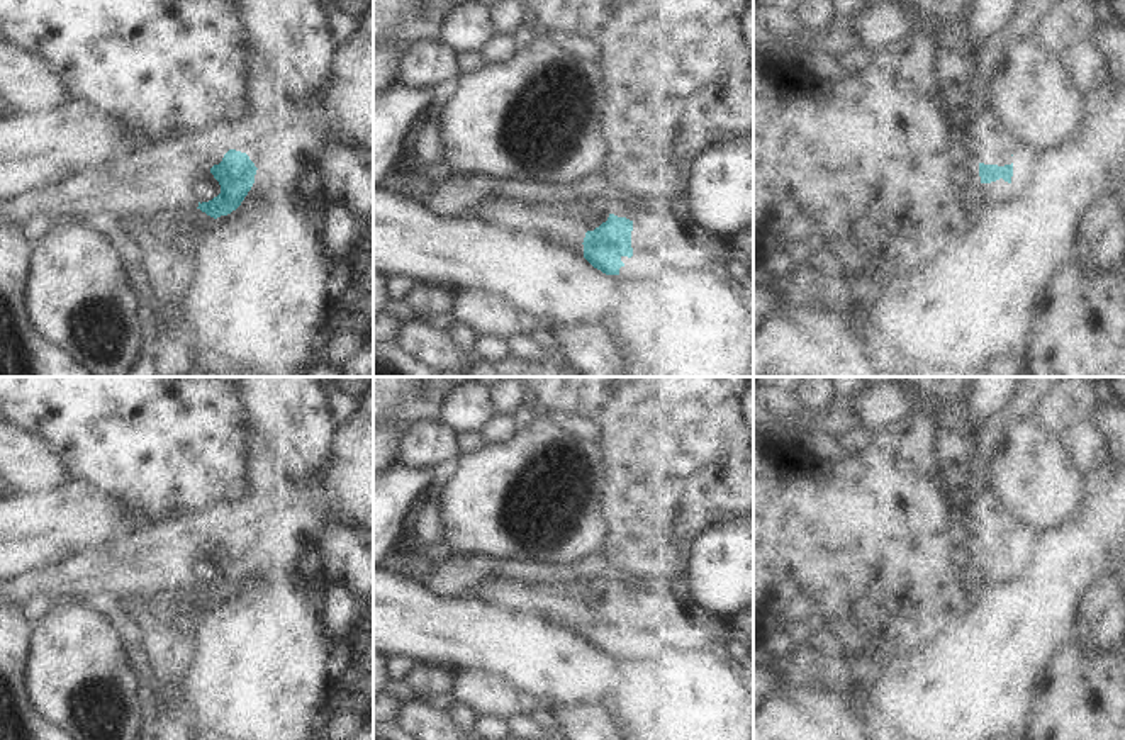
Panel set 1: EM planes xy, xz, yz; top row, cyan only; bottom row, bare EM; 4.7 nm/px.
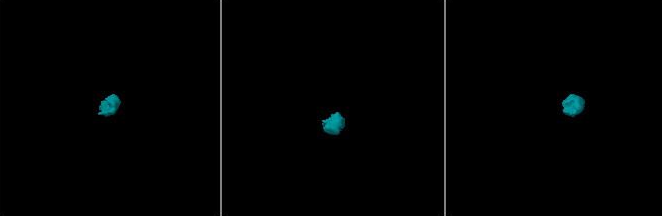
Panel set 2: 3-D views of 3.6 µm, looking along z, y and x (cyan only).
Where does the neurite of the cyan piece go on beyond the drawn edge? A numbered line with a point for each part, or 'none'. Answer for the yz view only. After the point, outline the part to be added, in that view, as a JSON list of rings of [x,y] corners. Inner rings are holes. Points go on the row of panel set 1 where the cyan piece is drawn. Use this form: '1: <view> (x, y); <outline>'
1: yz (990, 148); [[[988,126],[974,143],[974,158],[984,165],[1011,165],[1010,144],[1010,139],[1001,137],[996,129]]]

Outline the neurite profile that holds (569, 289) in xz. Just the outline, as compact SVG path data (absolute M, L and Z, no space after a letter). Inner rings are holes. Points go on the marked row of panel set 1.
M373 185L373 270L387 277L409 277L416 283L450 292L489 290L529 314L545 314L560 324L607 322L618 311L619 275L606 275L579 249L524 239L482 221L475 214L436 216L424 204Z

